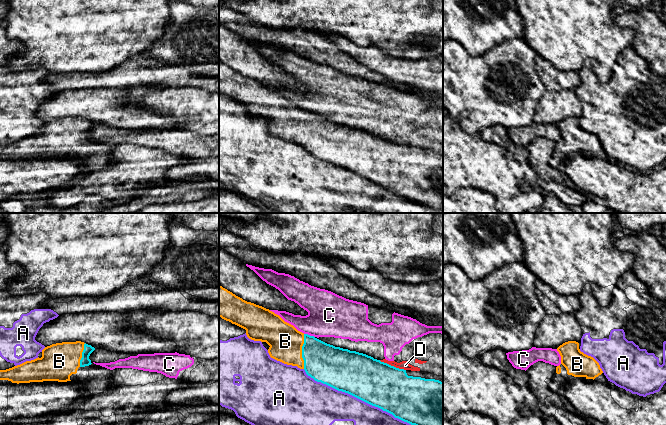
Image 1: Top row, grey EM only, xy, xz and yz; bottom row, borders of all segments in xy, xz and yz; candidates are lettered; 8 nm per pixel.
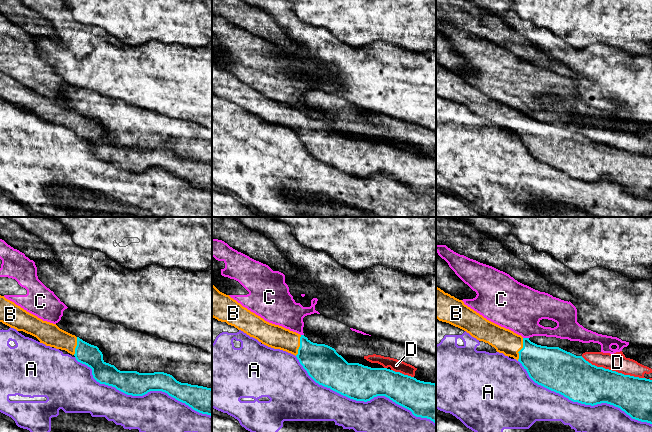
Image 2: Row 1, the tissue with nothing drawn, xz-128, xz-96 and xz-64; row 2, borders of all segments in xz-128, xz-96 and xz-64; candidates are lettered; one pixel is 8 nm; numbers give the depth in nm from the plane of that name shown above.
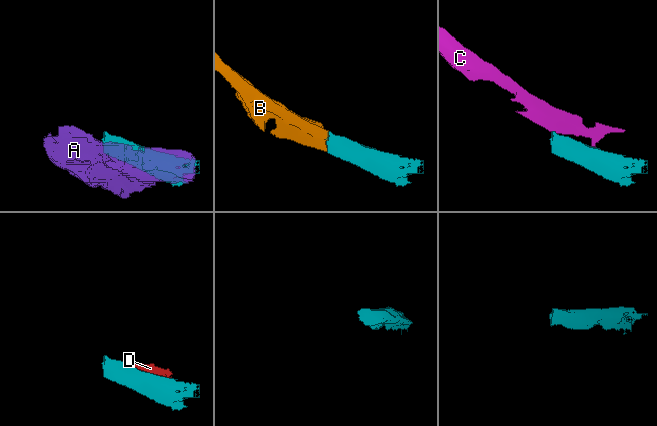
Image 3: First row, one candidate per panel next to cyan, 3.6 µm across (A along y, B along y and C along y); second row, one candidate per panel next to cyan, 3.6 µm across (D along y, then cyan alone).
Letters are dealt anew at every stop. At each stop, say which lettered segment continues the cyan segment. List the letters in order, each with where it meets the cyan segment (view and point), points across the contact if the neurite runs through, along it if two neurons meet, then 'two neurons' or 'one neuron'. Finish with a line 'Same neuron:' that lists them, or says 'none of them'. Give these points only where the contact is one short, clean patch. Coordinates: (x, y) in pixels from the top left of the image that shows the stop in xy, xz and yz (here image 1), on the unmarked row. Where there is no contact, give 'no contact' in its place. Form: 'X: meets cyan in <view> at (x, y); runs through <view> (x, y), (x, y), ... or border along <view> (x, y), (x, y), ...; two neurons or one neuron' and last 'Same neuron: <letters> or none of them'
A: meets cyan in xz at (362, 176); two neurons
B: meets cyan in xz at (302, 127); runs through xz (325, 139), (315, 132), (302, 127), (291, 123), (285, 117); one neuron
C: meets cyan in xz at (309, 111); two neurons
D: meets cyan in xz at (392, 142); two neurons
Same neuron: B

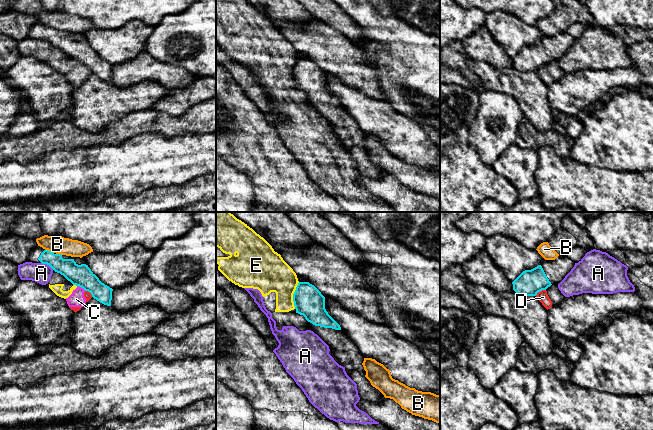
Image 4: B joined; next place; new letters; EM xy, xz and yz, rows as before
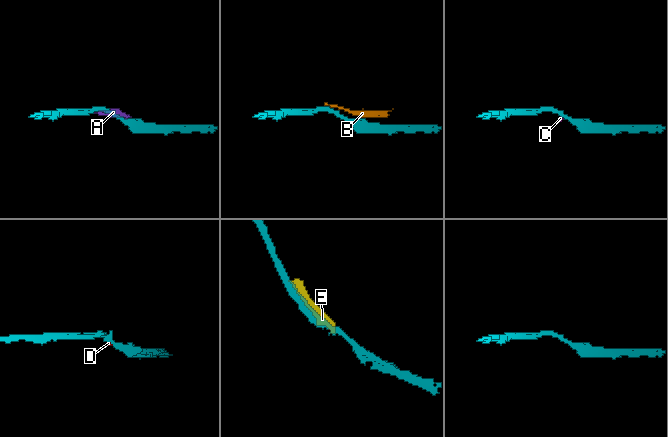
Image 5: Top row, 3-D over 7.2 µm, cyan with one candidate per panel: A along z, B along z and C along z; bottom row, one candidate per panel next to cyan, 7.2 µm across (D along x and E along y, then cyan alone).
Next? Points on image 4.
A: meets cyan in xy at (47, 40); two neurons
B: meets cyan in xy at (49, 27); two neurons
C: meets cyan in xy at (81, 63); border along xy (77, 61), (85, 66); two neurons
D: meets cyan in yz at (540, 66); border along yz (545, 65), (542, 65), (535, 71); two neurons
E: meets cyan in xz at (293, 71); two neurons
Same neuron: none of them

